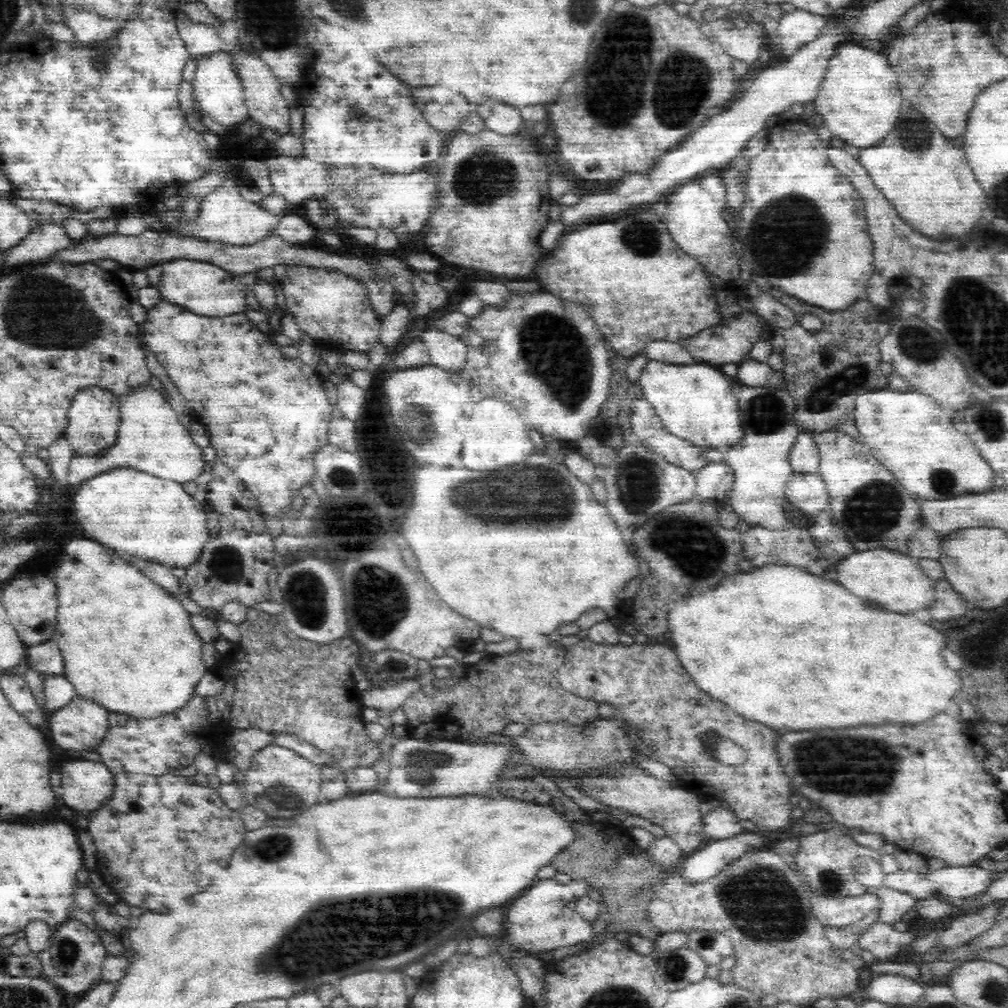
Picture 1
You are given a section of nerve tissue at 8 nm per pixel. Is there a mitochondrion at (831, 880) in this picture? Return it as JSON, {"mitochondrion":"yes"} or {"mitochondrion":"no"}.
{"mitochondrion":"yes"}

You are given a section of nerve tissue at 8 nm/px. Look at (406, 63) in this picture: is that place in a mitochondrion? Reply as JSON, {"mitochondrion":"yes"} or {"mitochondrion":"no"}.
{"mitochondrion":"no"}

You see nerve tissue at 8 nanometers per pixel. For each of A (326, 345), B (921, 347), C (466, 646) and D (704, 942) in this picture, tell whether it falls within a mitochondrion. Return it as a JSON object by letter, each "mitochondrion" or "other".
{"A":"other","B":"other","C":"other","D":"mitochondrion"}

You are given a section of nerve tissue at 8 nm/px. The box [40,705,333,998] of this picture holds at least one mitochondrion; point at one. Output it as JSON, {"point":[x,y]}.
{"point":[67,953]}

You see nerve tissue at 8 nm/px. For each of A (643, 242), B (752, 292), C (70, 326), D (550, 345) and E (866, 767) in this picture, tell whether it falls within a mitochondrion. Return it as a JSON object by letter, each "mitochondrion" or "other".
{"A":"mitochondrion","B":"other","C":"mitochondrion","D":"mitochondrion","E":"mitochondrion"}

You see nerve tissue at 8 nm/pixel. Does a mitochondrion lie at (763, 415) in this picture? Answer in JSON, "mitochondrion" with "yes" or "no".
{"mitochondrion":"yes"}

